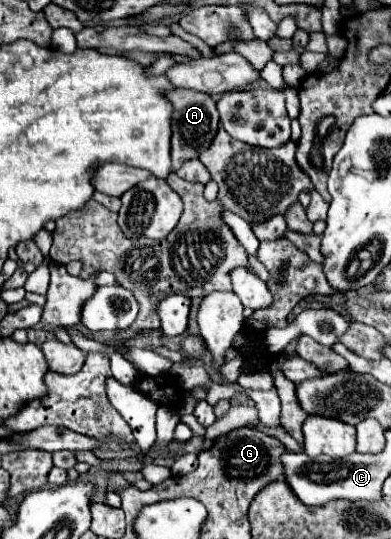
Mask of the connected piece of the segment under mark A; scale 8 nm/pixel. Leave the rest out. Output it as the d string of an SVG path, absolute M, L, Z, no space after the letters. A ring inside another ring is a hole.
M176 88L168 94L170 102L174 106L174 124L172 124L172 172L176 172L186 160L198 158L200 152L204 152L210 142L214 140L218 132L218 110L212 96L196 92L196 90L182 90Z

